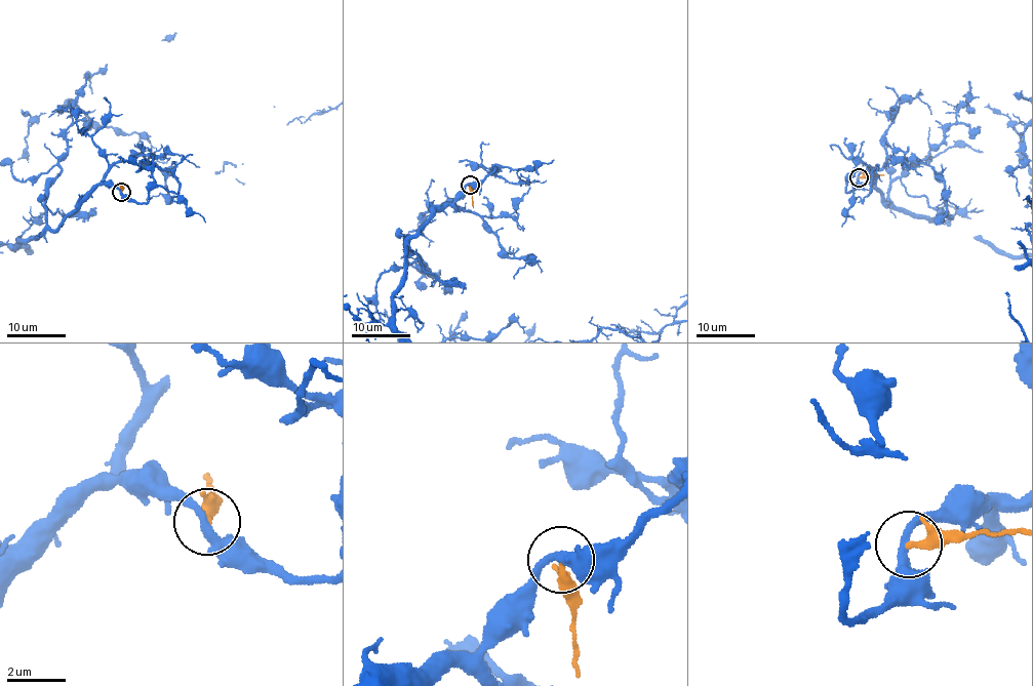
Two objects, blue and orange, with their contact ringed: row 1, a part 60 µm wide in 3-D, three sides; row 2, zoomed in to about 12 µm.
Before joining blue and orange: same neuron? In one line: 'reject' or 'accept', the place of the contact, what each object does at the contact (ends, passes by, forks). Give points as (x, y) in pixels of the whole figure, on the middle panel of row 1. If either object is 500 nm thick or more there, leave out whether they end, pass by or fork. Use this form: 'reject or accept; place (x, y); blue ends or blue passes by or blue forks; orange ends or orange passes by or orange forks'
reject; place (470, 185); blue passes by; orange passes by

